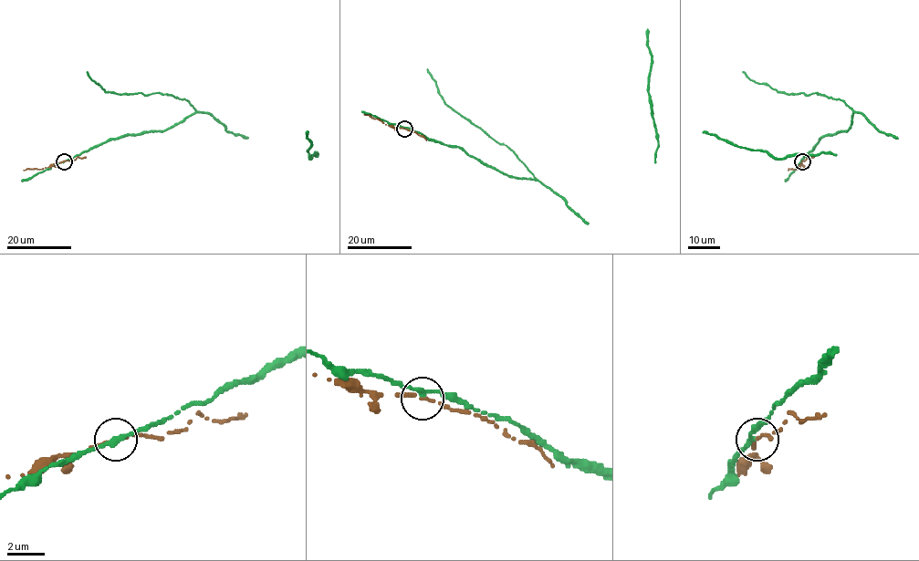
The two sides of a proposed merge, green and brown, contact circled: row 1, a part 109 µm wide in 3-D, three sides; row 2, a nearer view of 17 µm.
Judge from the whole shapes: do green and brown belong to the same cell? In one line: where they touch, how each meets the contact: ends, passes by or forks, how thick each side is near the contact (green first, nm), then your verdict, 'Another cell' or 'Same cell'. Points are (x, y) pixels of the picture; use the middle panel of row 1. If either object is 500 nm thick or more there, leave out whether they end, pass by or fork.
Place: (404, 129). At the ring green passes by. At the ring brown passes by. Thickness 240 nm (green) against 140 nm. Another cell

